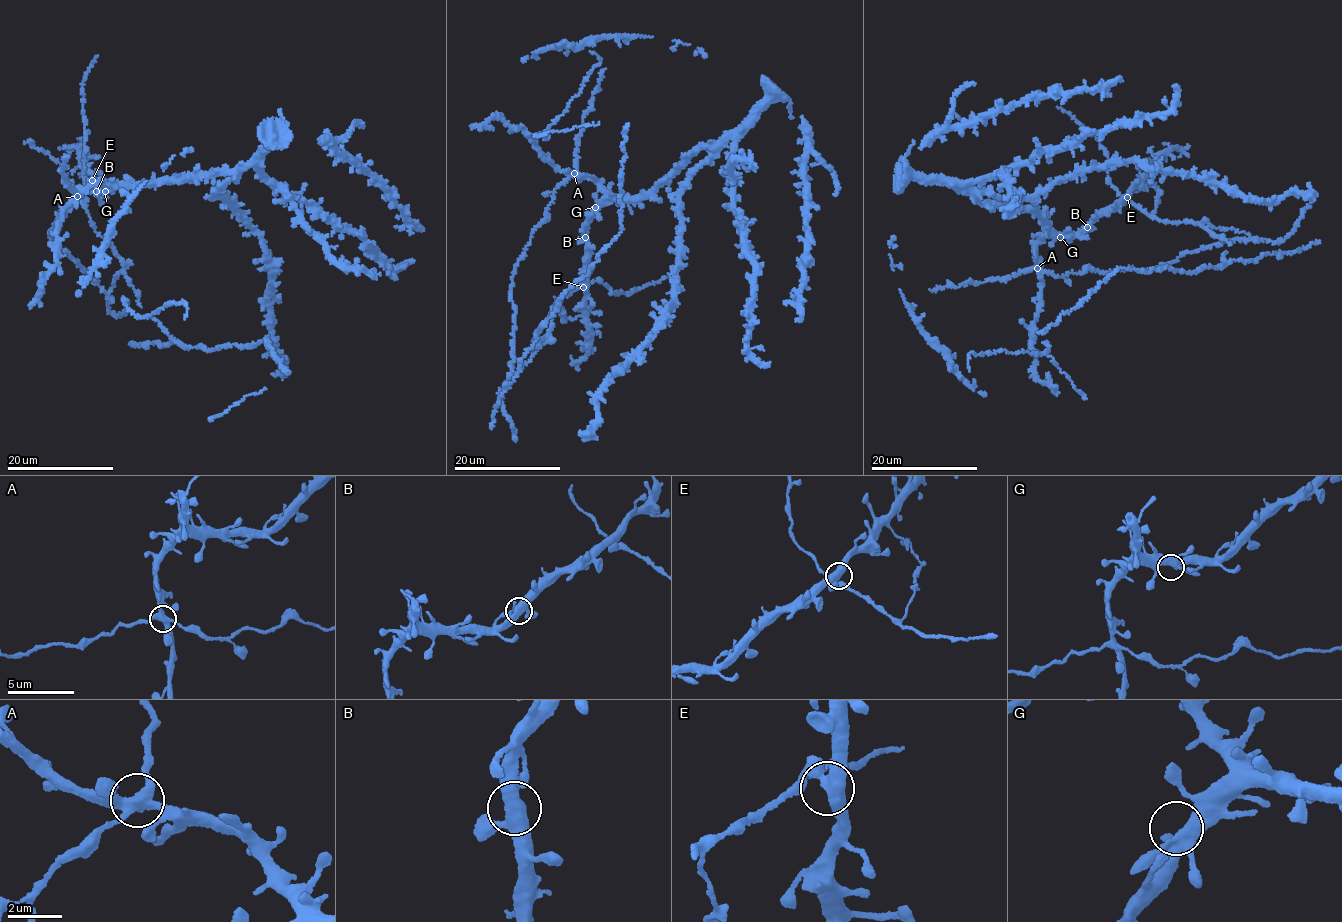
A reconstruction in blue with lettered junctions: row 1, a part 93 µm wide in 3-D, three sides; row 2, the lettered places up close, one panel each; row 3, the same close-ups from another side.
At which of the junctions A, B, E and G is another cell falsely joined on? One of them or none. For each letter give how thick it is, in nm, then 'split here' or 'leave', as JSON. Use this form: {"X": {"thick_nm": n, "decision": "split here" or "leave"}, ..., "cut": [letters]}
{"A": {"thick_nm": 420, "decision": "split here"}, "B": {"thick_nm": 400, "decision": "leave"}, "E": {"thick_nm": 420, "decision": "leave"}, "G": {"thick_nm": 420, "decision": "leave"}, "cut": ["A"]}

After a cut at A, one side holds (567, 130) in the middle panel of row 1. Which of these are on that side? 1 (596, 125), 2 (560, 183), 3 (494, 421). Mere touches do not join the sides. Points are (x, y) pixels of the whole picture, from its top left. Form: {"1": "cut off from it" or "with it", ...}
{"1": "with it", "2": "cut off from it", "3": "with it"}

